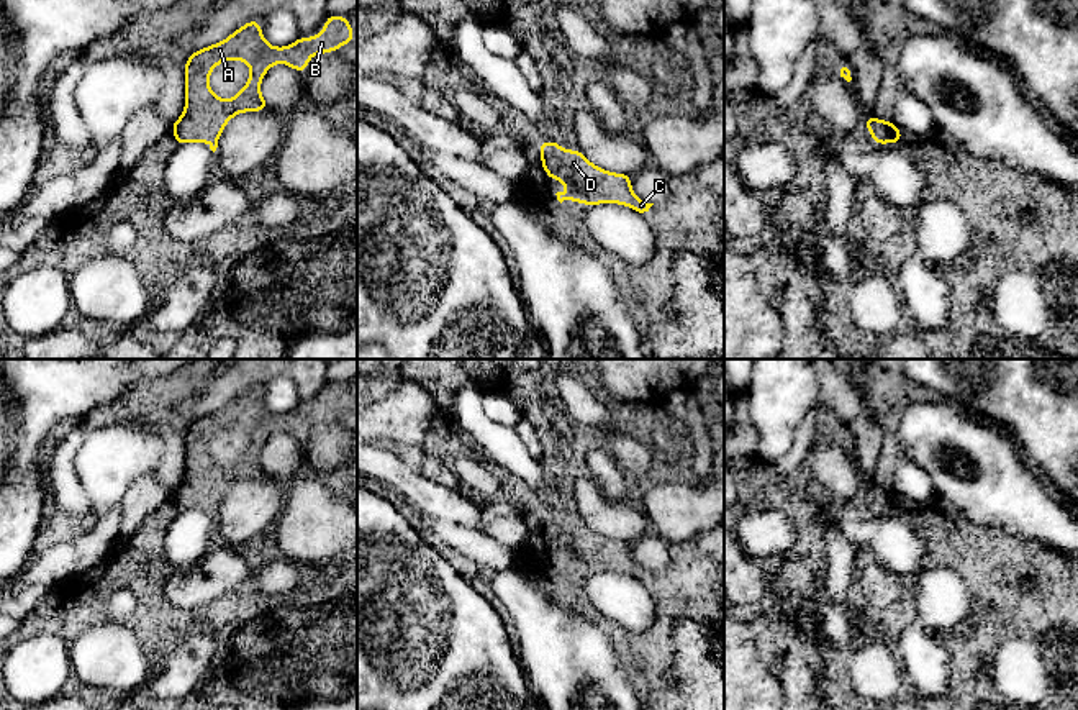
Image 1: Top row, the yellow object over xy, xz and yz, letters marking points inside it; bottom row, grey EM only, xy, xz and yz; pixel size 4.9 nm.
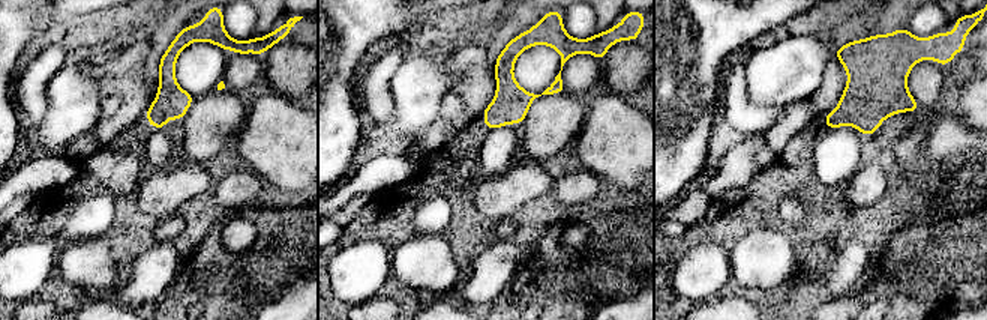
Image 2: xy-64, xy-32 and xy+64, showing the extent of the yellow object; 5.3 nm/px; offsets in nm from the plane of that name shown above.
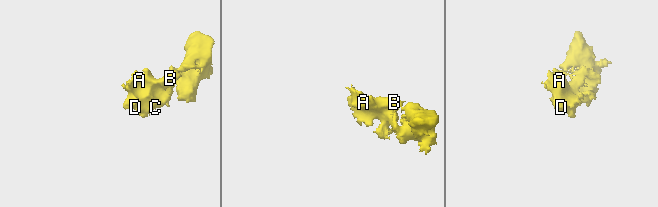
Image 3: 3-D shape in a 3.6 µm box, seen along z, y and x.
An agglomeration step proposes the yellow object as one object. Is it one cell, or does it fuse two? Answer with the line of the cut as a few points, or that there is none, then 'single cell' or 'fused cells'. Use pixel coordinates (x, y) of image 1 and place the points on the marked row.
no cut | single cell

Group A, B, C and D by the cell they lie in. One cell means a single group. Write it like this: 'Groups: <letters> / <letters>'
Groups: A B C D

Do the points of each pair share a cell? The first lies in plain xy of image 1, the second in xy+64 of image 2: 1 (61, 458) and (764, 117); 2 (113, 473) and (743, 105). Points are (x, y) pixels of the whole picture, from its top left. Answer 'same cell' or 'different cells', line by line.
1: same cell
2: different cells

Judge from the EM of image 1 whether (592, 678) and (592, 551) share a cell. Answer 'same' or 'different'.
different

